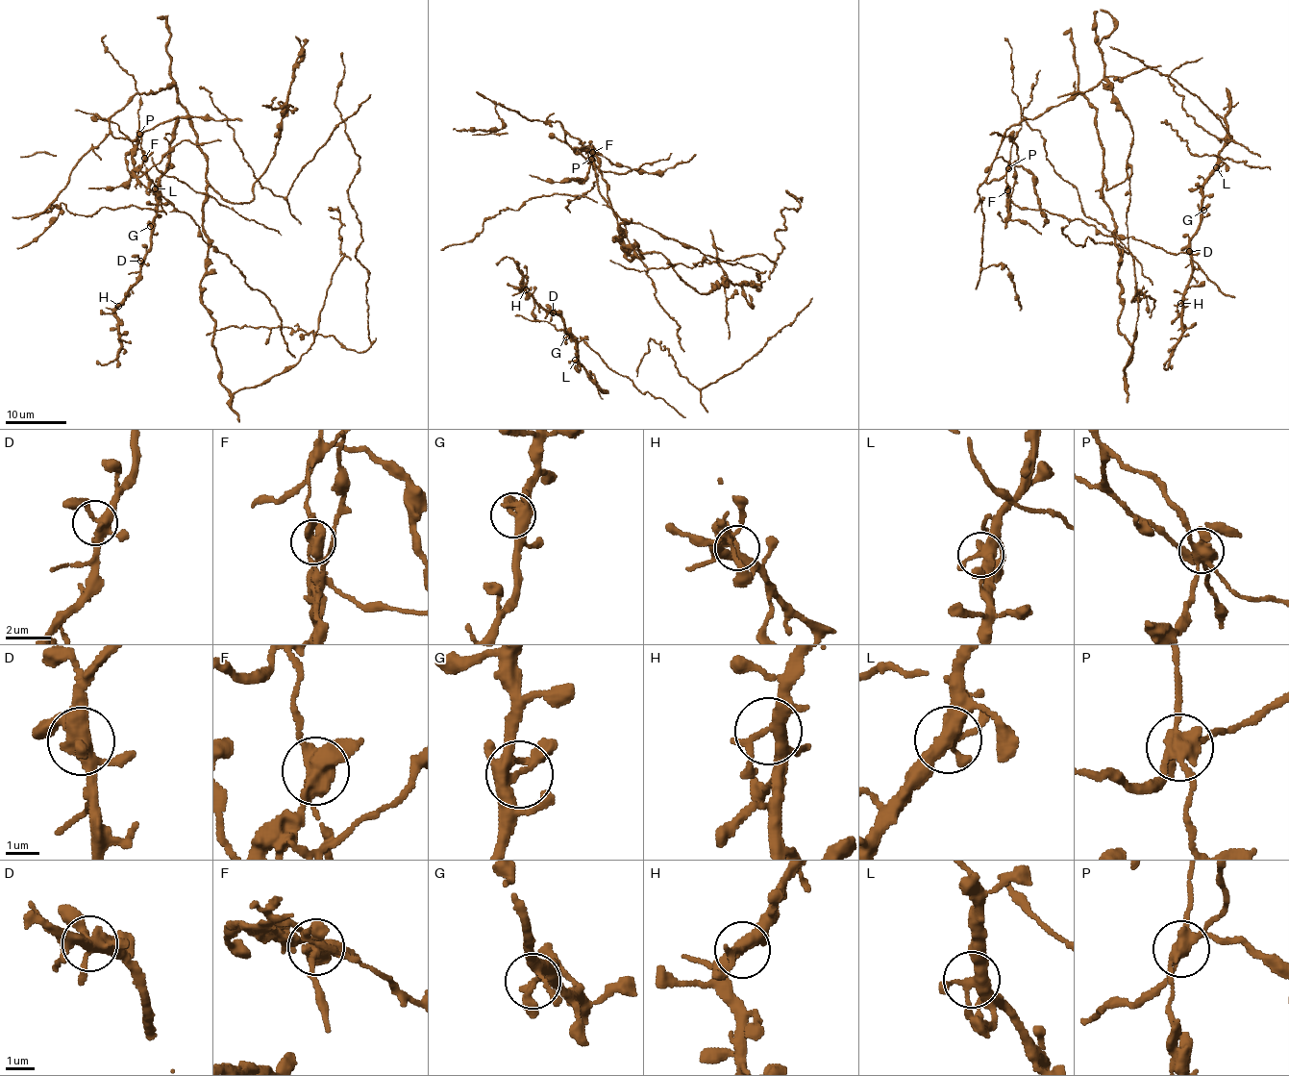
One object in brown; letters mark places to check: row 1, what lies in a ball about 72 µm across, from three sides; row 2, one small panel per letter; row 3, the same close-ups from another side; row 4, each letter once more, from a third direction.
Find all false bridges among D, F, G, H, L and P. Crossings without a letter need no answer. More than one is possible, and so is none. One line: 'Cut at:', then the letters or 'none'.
Cut at: F, P

